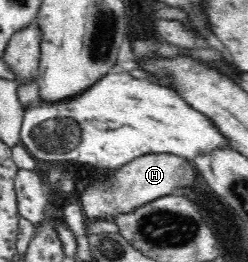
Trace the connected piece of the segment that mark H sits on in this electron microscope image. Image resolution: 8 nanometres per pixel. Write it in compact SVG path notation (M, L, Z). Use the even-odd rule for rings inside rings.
M146 154L126 163L122 169L118 170L118 173L114 172L114 175L120 181L121 188L119 190L112 190L108 177L104 177L104 181L90 184L80 197L82 210L88 220L110 220L118 214L131 212L138 206L151 203L166 195L172 195L176 189L194 187L198 171L190 159L176 154Z

